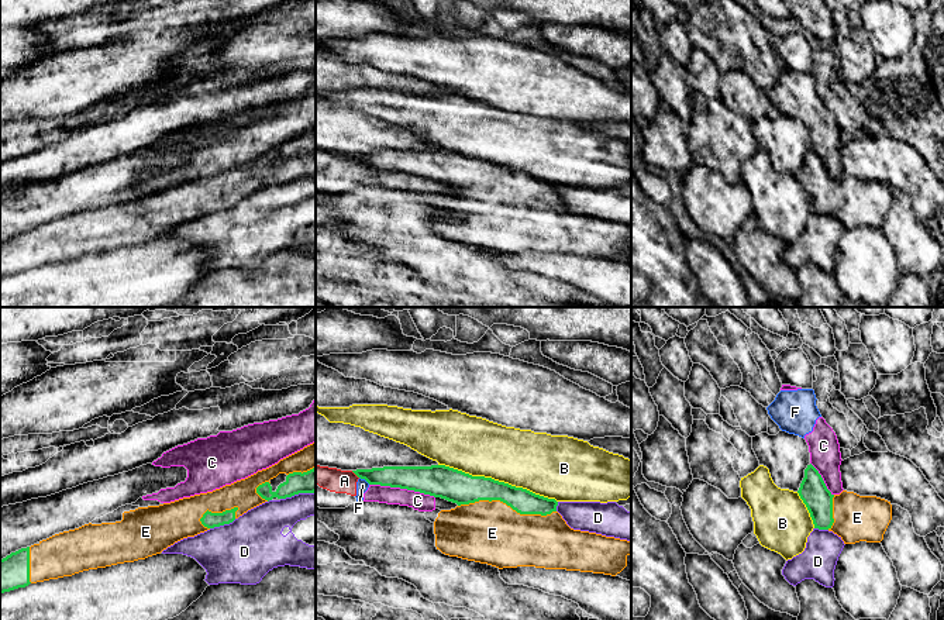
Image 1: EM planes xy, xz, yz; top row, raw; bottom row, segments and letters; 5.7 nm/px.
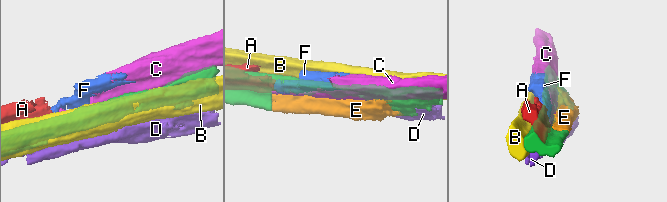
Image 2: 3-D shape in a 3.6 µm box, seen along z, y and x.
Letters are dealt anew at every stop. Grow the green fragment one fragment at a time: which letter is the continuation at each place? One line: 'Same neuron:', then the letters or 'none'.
Same neuron: E

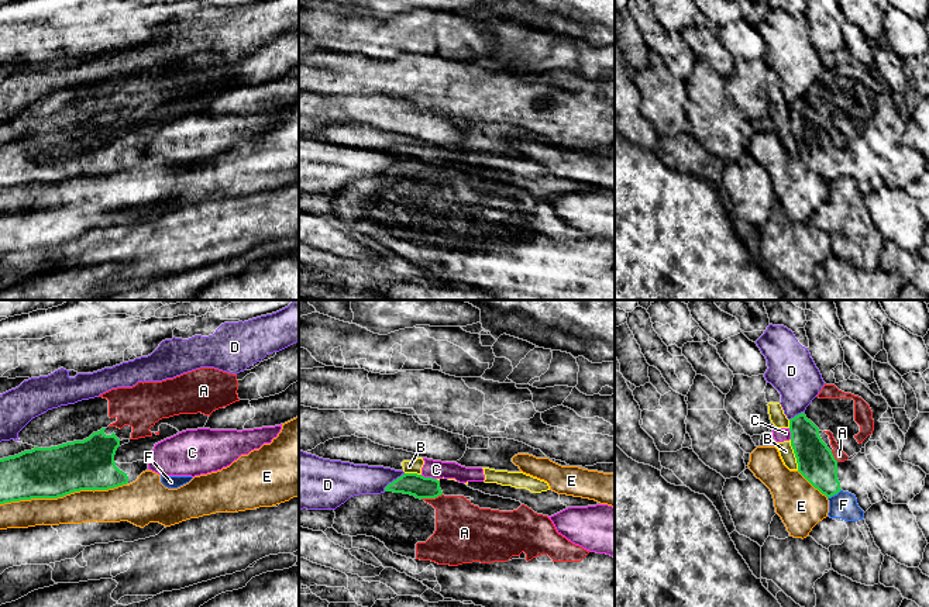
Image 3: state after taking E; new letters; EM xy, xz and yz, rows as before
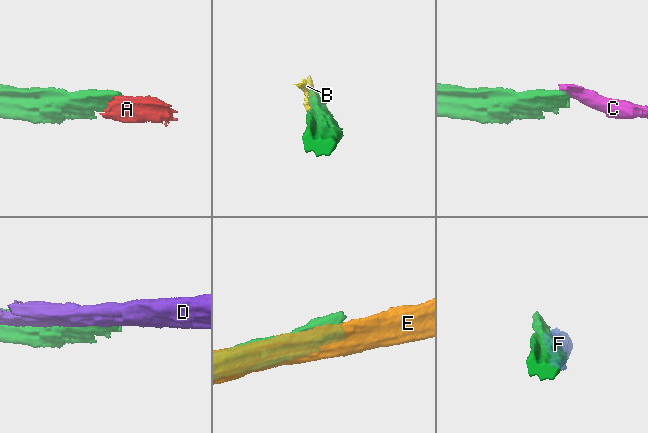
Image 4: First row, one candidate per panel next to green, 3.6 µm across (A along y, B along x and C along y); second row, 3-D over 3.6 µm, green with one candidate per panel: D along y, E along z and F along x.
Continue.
Same neuron: A

